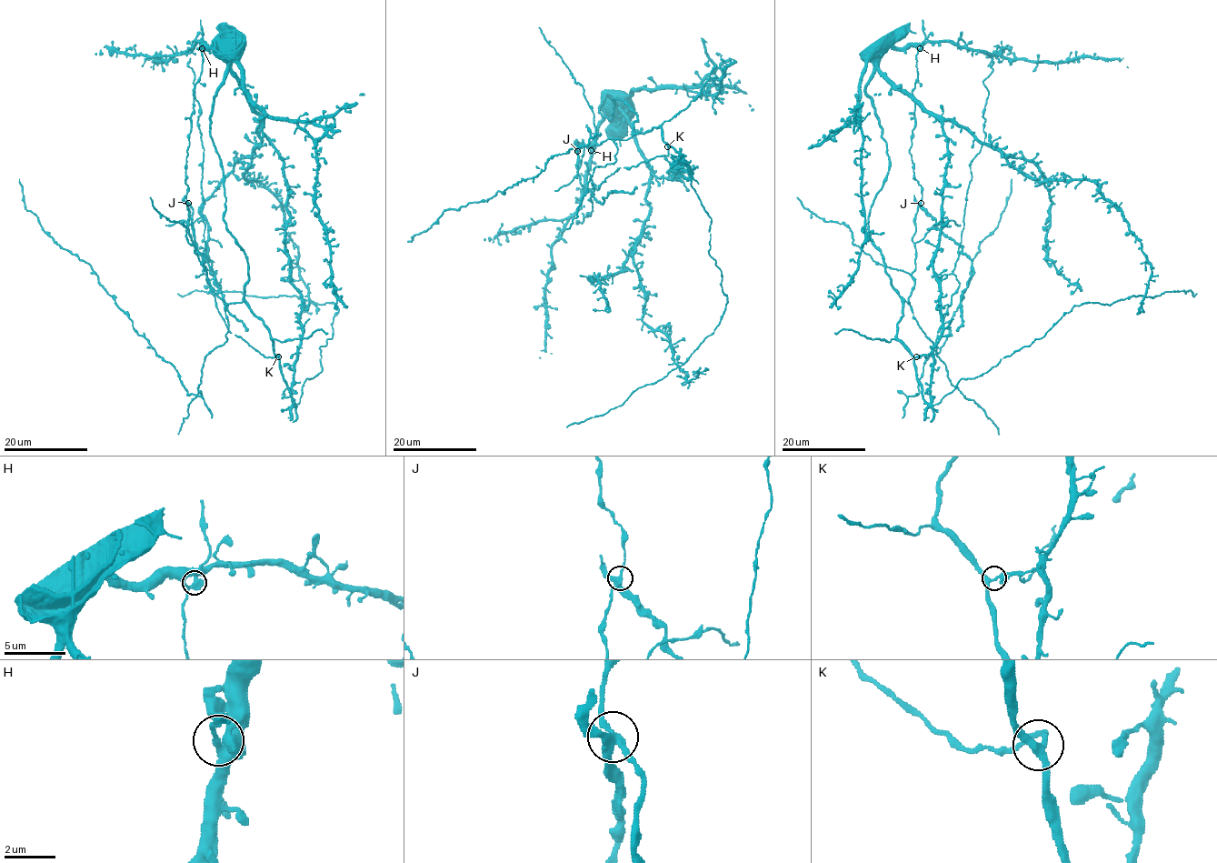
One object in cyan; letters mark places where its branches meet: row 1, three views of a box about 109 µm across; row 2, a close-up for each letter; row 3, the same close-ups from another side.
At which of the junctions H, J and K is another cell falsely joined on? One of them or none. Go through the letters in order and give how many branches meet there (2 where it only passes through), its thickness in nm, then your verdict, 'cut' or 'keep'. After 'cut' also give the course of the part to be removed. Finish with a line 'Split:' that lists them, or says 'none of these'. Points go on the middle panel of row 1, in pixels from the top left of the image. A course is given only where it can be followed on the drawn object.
H: 4 branches meet; 280 nm thick; keep
J: 4 branches meet; 280 nm thick; cut; foreign part runs (577, 150), (579, 183), (596, 201), (603, 204), (614, 191), (631, 193), (635, 185)
K: 3 branches meet; 280 nm thick; keep
Split: J

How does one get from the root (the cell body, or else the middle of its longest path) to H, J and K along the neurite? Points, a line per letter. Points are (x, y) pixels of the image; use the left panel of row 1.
H: (289, 262), (288, 187), (280, 153), (262, 131), (229, 57), (217, 45), (202, 48)
J: (289, 262), (302, 307), (294, 402), (268, 327), (244, 301), (226, 303), (214, 291), (188, 203)
K: (289, 262), (290, 280), (300, 293), (302, 340), (292, 387), (294, 402), (278, 356)

